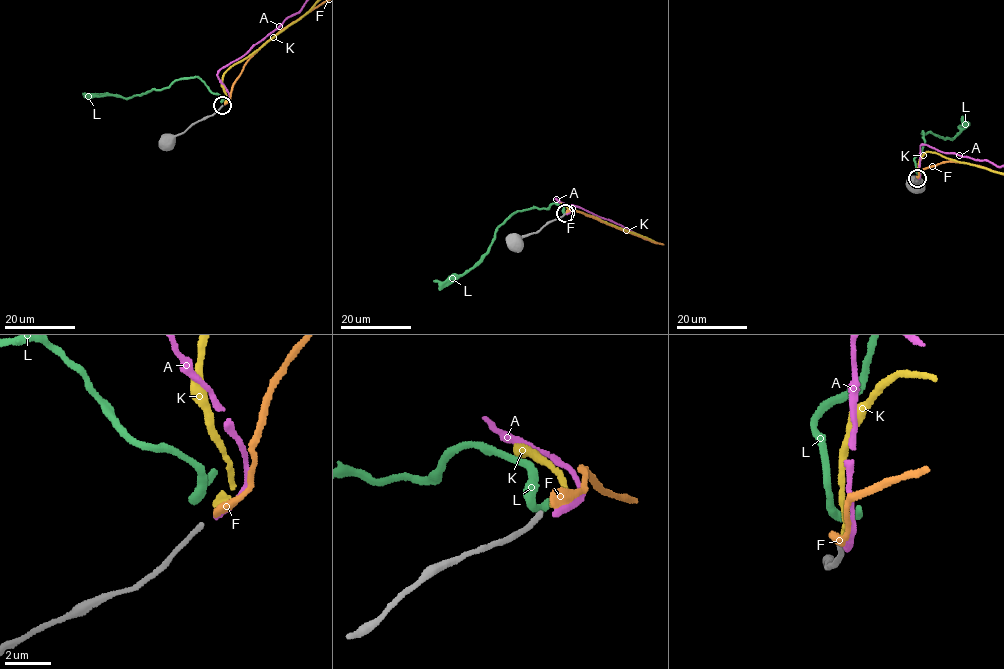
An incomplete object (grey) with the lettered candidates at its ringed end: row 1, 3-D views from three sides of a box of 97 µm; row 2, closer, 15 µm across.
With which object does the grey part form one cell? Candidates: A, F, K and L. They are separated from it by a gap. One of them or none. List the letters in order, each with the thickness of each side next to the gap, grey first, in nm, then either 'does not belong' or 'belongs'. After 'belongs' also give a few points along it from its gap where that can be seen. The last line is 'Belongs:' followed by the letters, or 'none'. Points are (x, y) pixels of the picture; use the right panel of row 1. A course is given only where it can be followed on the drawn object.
A: 220/280 nm | does not belong
F: 220/440 nm | belongs
K: 220/280 nm | does not belong
L: 220/360 nm | does not belong
Belongs: F

